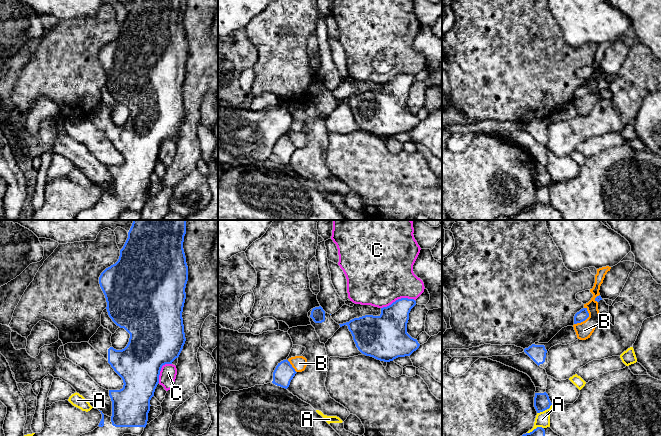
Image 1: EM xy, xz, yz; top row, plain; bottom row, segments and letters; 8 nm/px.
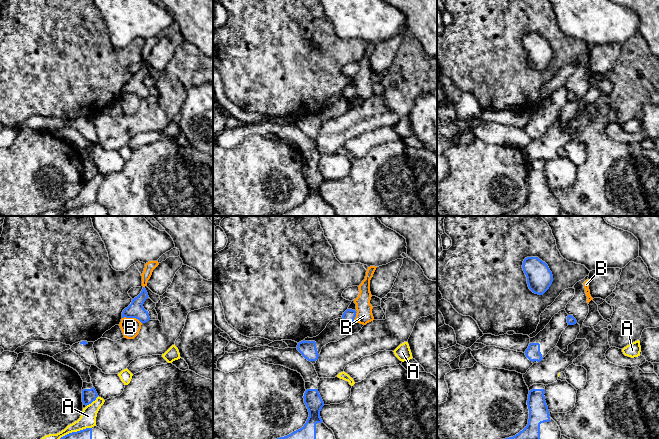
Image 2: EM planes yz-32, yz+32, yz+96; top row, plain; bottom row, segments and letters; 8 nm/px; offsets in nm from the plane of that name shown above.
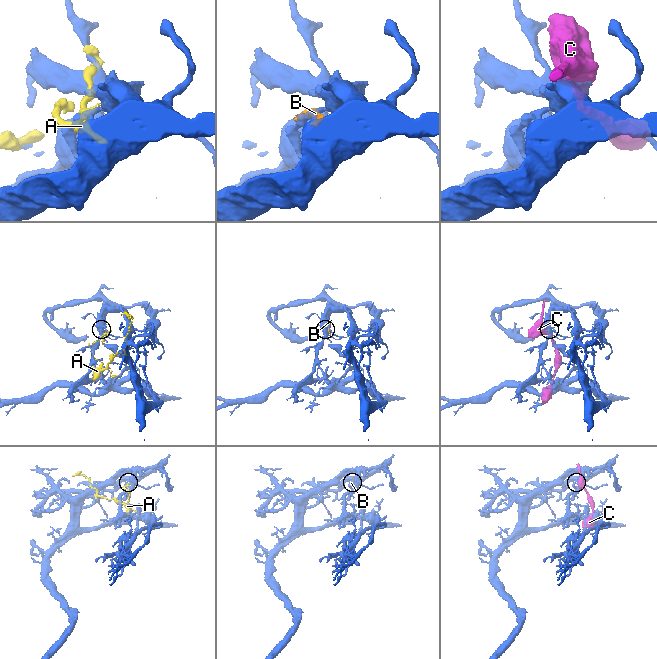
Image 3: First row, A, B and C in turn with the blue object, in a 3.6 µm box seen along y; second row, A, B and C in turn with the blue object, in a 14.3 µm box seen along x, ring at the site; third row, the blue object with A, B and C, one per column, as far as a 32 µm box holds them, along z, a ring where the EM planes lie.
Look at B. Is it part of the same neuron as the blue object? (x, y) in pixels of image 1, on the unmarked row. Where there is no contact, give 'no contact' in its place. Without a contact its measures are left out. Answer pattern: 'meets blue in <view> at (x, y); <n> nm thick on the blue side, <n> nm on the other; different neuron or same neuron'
meets blue in yz at (585, 95); 90 nm thick on the blue side, 140 nm on the other; different neuron

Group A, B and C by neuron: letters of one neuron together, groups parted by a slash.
A / B / C

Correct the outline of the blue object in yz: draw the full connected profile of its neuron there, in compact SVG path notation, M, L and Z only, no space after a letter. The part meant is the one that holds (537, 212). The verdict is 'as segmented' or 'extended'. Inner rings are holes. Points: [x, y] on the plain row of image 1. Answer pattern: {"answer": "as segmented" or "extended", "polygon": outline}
{"answer": "extended", "polygon": "M537 203L532 208L510 217L509 220L563 220L563 218L560 211L550 203Z"}

